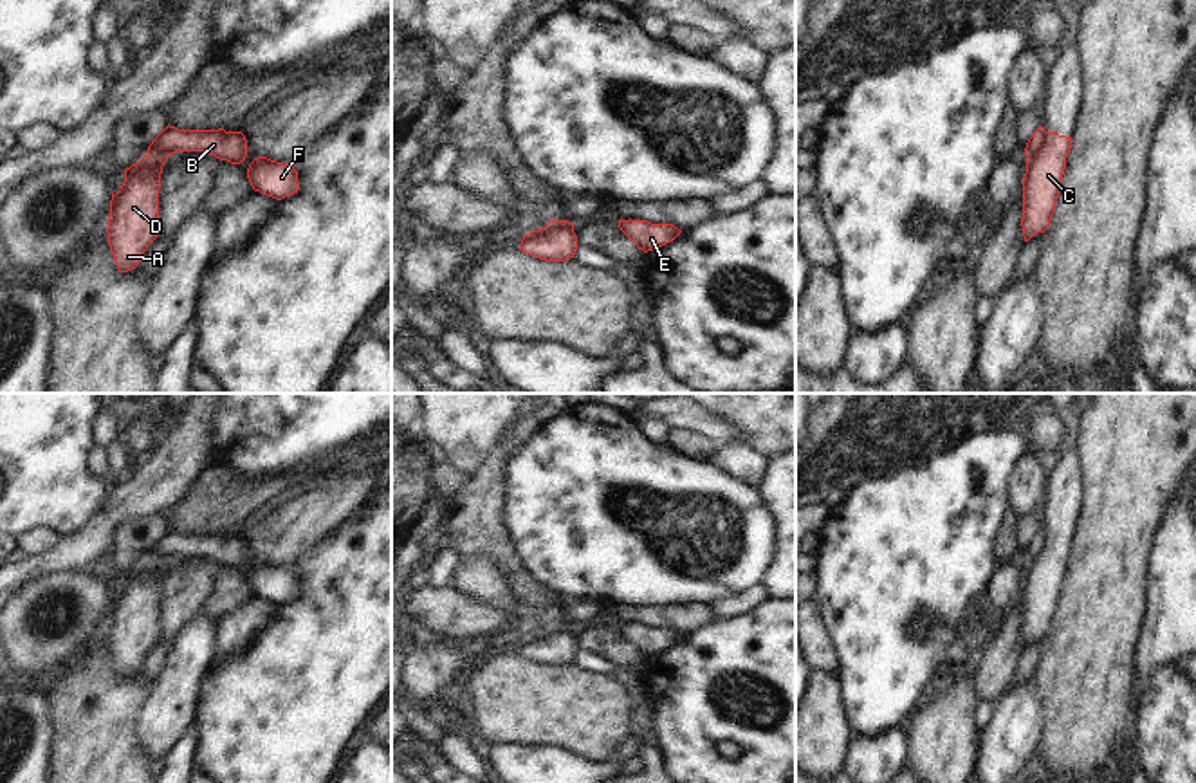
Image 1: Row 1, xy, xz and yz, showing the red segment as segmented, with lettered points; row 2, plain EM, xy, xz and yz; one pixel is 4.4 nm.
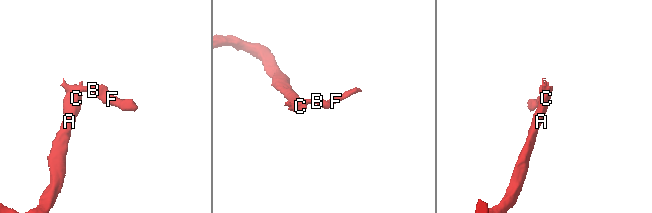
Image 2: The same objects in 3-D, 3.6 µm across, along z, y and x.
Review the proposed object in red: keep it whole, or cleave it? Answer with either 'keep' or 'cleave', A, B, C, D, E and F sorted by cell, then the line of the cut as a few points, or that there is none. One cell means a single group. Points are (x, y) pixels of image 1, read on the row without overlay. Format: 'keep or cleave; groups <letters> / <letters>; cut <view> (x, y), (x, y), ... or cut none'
cleave; groups A C D / B E F; cut yz (1047, 536), (1041, 551), (1027, 560)

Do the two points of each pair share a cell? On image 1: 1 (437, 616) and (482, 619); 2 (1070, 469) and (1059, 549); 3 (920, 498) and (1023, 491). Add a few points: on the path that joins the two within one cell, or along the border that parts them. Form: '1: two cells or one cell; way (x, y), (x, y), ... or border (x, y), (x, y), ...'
1: one cell; way (448, 616), (471, 617)
2: one cell; way (1065, 489), (1059, 529)
3: two cells; border (1021, 451), (1012, 471), (1009, 504)

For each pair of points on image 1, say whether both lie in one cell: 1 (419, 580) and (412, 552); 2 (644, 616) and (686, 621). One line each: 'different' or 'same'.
1: different
2: same

